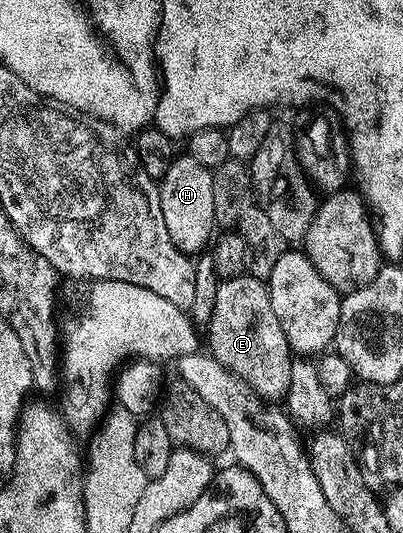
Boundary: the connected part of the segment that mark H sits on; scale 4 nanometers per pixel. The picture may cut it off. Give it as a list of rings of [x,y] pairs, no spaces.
[[[180,153],[169,164],[165,176],[158,183],[158,188],[161,196],[161,216],[165,216],[165,228],[169,228],[169,240],[177,244],[182,254],[198,255],[212,241],[217,230],[213,216],[212,167],[197,164],[197,160],[193,160],[191,154]]]

